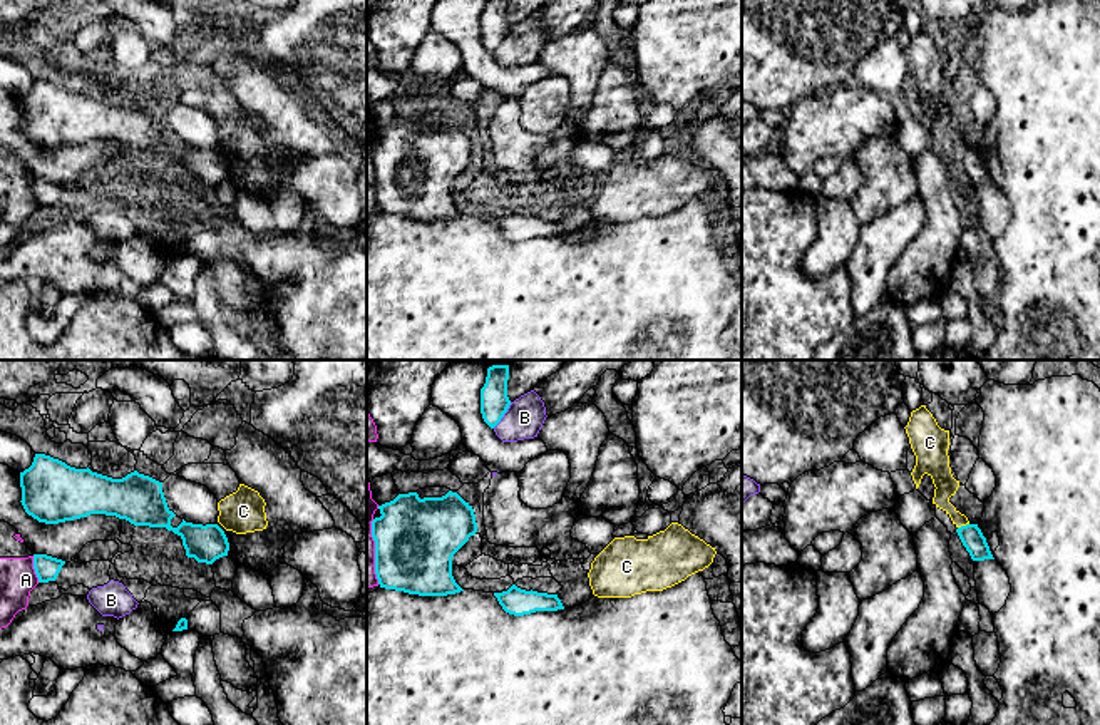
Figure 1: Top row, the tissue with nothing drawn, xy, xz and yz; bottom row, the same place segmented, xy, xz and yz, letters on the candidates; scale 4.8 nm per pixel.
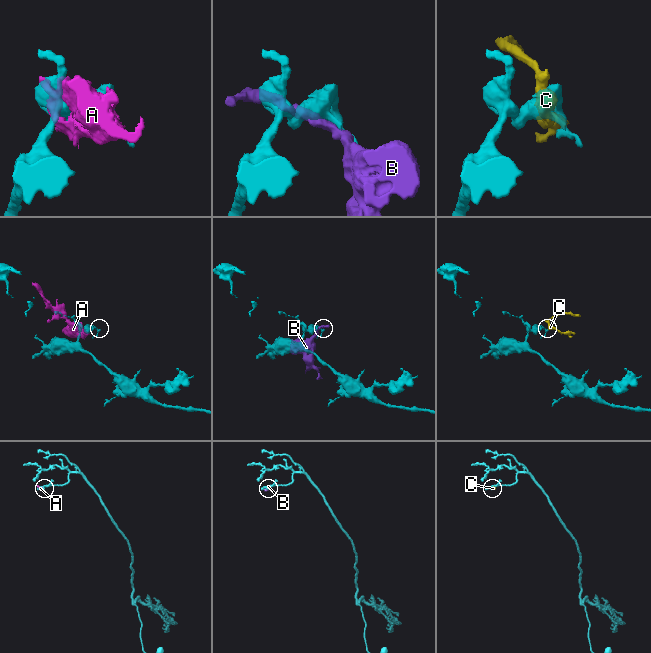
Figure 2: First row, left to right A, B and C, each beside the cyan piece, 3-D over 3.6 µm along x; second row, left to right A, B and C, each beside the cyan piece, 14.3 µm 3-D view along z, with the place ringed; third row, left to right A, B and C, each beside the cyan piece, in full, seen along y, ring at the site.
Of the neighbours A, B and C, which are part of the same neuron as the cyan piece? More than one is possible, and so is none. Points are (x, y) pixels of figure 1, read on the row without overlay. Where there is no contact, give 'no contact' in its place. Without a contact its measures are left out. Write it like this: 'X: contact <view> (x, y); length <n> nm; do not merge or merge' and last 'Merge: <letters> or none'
A: contact xy (35, 195); length 130 nm; do not merge
B: contact xz (503, 41); length 160 nm; do not merge
C: contact yz (963, 151); length 60 nm; do not merge
Merge: none

